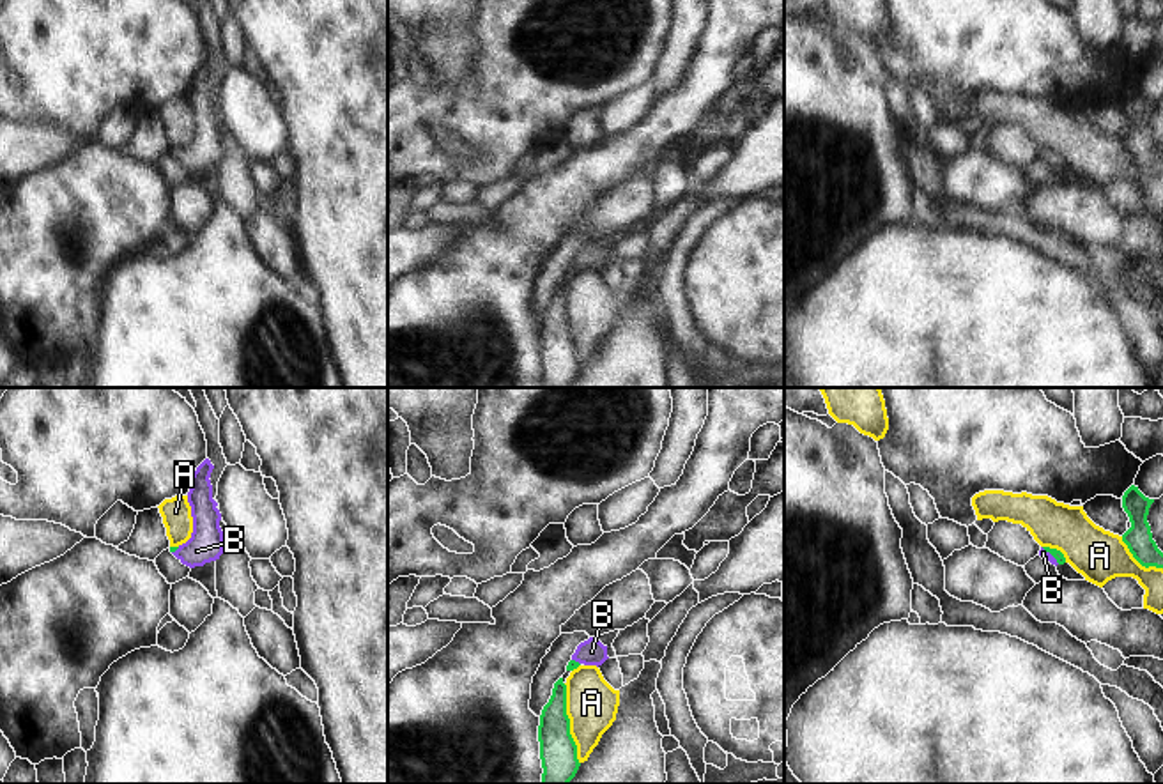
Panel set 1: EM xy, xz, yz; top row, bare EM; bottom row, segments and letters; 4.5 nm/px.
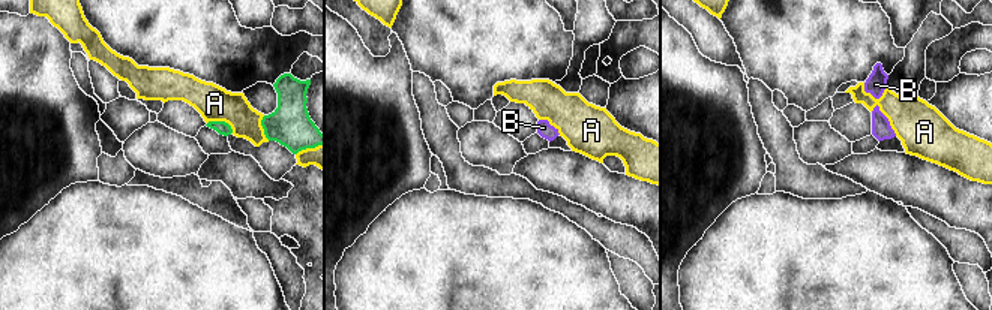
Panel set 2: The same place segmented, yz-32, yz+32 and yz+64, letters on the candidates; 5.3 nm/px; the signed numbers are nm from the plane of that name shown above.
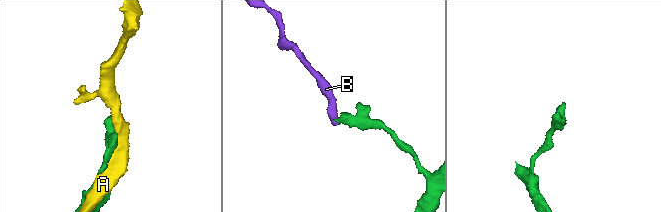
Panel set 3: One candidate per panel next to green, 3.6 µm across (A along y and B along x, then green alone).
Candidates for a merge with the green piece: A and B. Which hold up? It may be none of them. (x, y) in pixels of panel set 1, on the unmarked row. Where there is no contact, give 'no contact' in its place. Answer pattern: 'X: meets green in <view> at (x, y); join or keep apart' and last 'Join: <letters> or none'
A: meets green in xz at (569, 328); keep apart
B: meets green in yz at (1050, 156); join
Join: B

